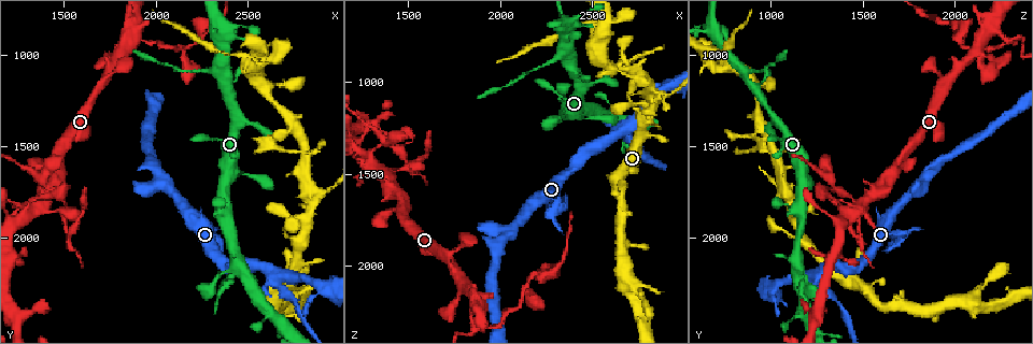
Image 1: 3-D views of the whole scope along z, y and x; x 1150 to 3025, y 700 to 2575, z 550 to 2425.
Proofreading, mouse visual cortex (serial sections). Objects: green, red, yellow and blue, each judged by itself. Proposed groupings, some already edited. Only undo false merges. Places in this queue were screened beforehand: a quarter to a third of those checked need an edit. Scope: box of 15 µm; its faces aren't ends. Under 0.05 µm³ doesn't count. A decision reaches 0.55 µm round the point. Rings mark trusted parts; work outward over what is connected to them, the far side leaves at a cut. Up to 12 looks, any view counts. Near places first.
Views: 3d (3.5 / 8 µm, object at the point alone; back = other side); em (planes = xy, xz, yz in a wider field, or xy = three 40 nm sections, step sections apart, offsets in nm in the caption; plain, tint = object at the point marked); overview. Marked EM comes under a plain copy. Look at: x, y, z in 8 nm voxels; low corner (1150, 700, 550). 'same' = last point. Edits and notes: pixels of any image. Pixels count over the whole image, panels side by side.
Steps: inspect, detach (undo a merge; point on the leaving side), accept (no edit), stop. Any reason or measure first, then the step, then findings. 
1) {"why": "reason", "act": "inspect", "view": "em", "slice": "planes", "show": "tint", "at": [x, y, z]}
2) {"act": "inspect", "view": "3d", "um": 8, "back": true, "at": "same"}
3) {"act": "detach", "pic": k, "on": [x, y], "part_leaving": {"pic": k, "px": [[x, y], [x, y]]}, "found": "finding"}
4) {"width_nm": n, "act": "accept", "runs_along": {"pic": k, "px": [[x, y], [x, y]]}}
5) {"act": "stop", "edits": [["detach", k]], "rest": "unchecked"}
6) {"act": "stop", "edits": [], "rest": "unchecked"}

{"why": "sharp bend", "act": "inspect", "view": "3d", "um": 3.5, "back": true, "at": [2310, 1980, 1710]}

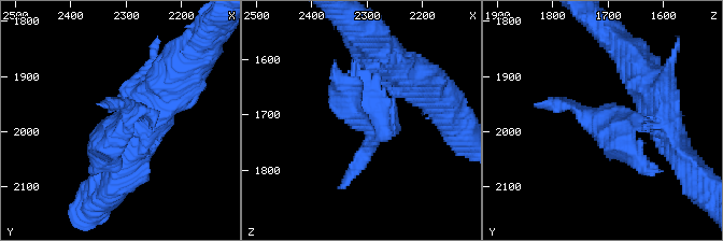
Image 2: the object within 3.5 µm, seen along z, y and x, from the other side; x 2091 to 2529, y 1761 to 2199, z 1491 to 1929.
{"why": "shape alone is not enough", "act": "inspect", "view": "em", "slice": "xy", "step": 2, "show": "tint", "at": [2300, 1990, 1715]}

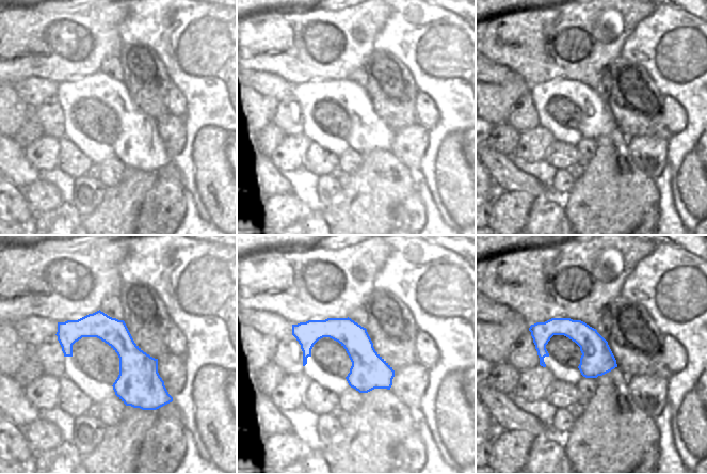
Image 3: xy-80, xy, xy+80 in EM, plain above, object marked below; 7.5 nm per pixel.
{"act": "accept", "found": "continuous, no second cell"}

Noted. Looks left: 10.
{"why": "thick turns thin", "act": "inspect", "view": "3d", "um": 3.5, "at": [1330, 1790, 1340]}

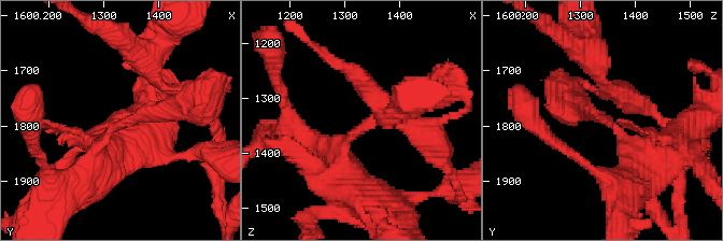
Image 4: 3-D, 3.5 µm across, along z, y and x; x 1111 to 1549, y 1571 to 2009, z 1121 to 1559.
{"arm_widths_nm": [200, 400], "why": "now the EM", "act": "inspect", "view": "em", "slice": "xy", "step": 2, "show": "tint", "at": [1335, 1795, 1355]}

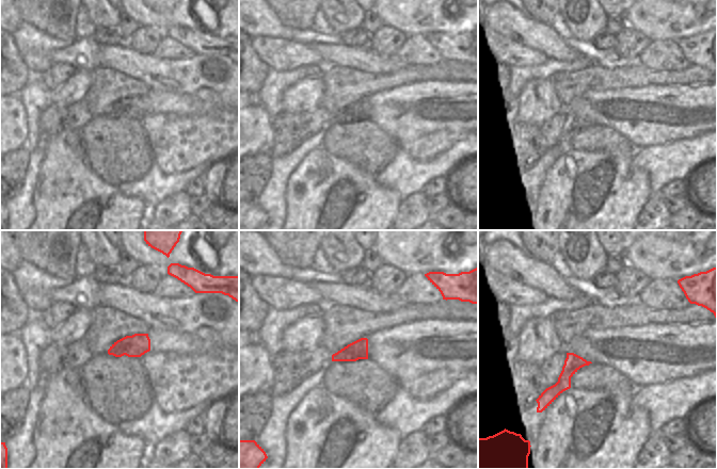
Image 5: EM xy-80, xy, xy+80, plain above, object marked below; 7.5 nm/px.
{"act": "inspect", "view": "em", "slice": "xy", "step": 1, "show": "tint", "at": "same"}

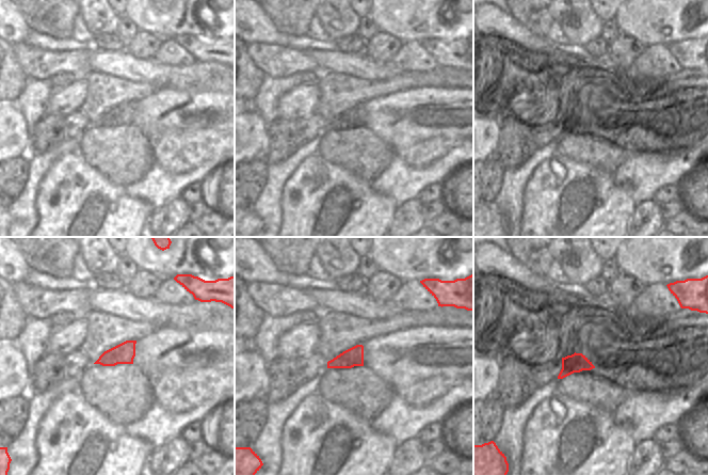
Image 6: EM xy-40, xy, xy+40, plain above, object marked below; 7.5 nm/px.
{"width_nm": 140, "act": "accept", "runs_along": {"pic": 4, "px": [[346, 173], [343, 143], [425, 99]]}, "found": "one cell here"}

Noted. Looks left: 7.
{"why": "calibre changes", "act": "inspect", "view": "3d", "um": 3.5, "at": [2180, 1090, 930]}

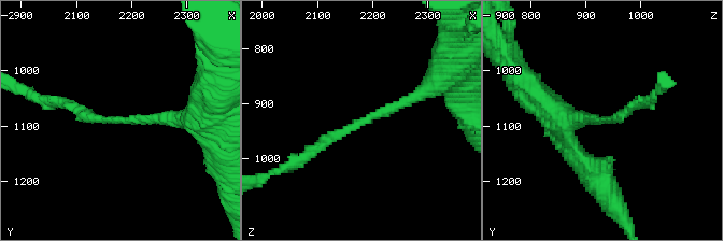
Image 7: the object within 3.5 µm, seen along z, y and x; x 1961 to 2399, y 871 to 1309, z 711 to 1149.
{"arm_widths_nm": [150, 200], "why": "need the tissue", "act": "inspect", "view": "em", "slice": "xy", "step": 5, "show": "tint", "at": [2170, 1090, 940]}

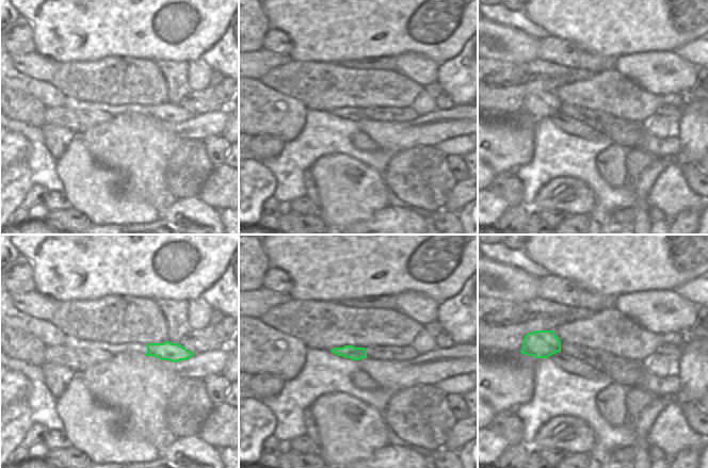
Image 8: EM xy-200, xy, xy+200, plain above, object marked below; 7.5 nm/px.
{"why": "another direction", "act": "inspect", "view": "em", "slice": "planes", "show": "tint", "at": "same"}

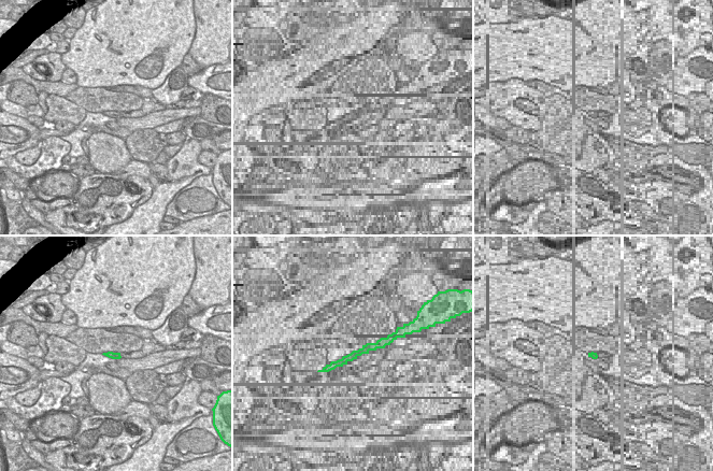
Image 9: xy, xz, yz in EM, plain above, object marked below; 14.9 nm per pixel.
{"width_nm": 100, "act": "accept", "runs_along": {"pic": 7, "px": [[423, 91], [348, 127], [298, 160]]}, "found": "continuous, no second cell"}

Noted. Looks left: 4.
{"why": "thick turns thin", "act": "inspect", "view": "3d", "um": 3.5, "at": [2470, 1000, 670]}

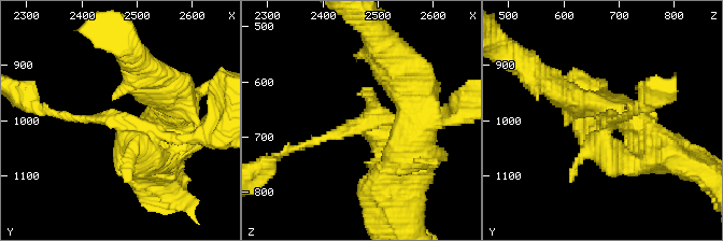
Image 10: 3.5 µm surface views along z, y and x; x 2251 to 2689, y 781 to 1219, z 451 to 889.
{"why": "now the EM", "act": "inspect", "view": "em", "slice": "xy", "step": 2, "show": "tint", "at": [2460, 1005, 680]}

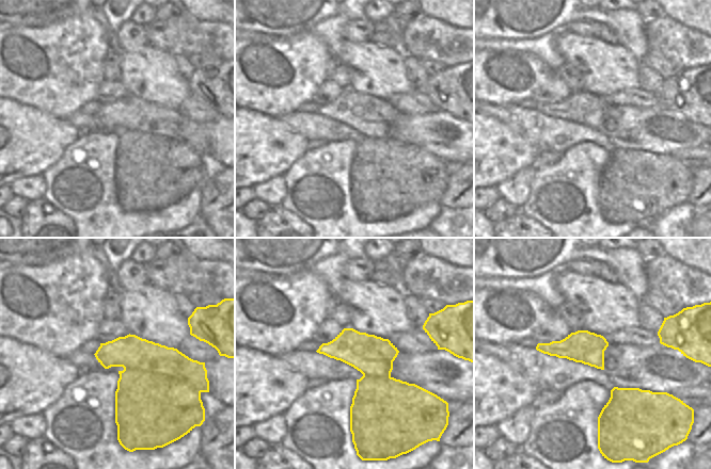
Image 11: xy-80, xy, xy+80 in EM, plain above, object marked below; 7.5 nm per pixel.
{"act": "detach", "pic": 10, "on": [579, 123], "found": "two cells meet here"}

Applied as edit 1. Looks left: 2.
{"why": "three arms meet", "act": "inspect", "view": "3d", "um": 3.5, "at": [2690, 1430, 900]}

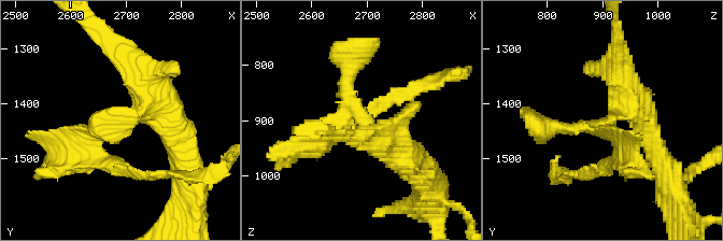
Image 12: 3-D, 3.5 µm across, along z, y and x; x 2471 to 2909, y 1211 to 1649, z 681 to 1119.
{"act": "inspect", "view": "em", "slice": "xy", "step": 5, "show": "tint", "at": [2685, 1435, 890]}

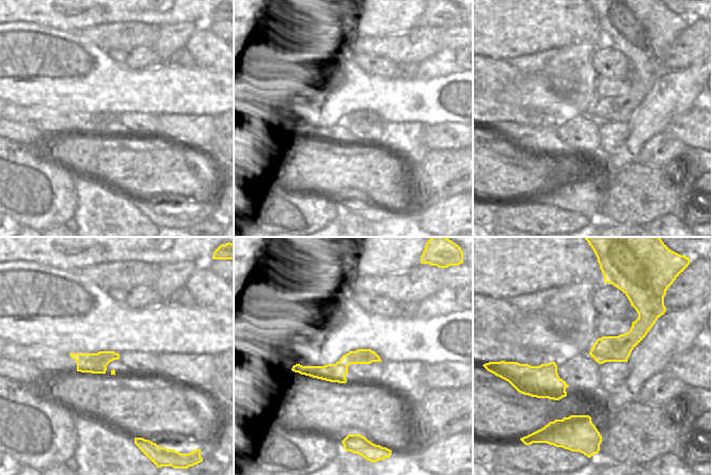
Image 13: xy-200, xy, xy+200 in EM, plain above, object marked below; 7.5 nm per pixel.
{"act": "detach", "pic": 12, "on": [121, 161], "found": "two cells meet here"}

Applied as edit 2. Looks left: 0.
{"act": "stop", "edits": [["detach", 10], ["detach", 12]], "rest": "unchecked"}

